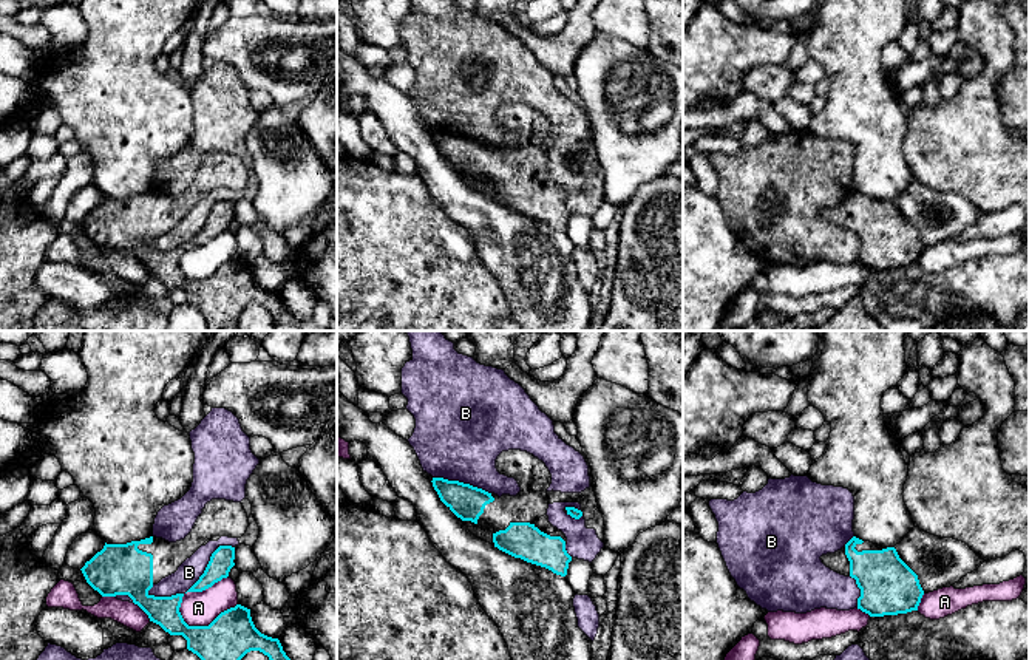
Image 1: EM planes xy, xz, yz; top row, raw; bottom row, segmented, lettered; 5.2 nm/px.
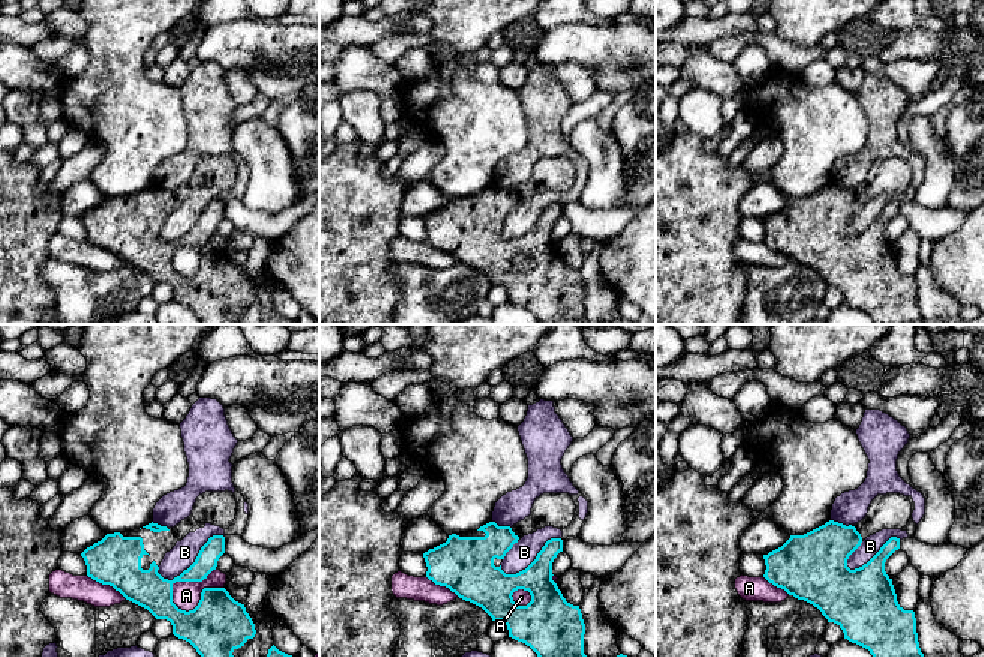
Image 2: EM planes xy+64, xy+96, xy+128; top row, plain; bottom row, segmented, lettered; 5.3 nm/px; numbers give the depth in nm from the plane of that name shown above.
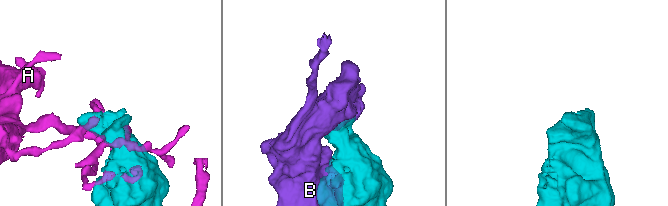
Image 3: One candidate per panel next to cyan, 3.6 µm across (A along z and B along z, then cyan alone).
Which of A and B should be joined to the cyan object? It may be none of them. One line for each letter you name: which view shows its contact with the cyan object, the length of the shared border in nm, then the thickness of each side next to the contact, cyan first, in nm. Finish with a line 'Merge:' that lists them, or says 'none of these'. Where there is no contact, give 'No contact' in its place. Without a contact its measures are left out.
Merge: none of these

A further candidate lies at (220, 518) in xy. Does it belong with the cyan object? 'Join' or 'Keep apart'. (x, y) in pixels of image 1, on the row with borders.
Join

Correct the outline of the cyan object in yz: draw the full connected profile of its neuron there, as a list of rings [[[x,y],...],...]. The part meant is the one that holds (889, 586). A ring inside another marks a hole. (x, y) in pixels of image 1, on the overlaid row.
[[[853,536],[841,550],[820,560],[831,570],[856,580],[861,589],[858,609],[870,617],[918,611],[924,590],[895,547]]]

